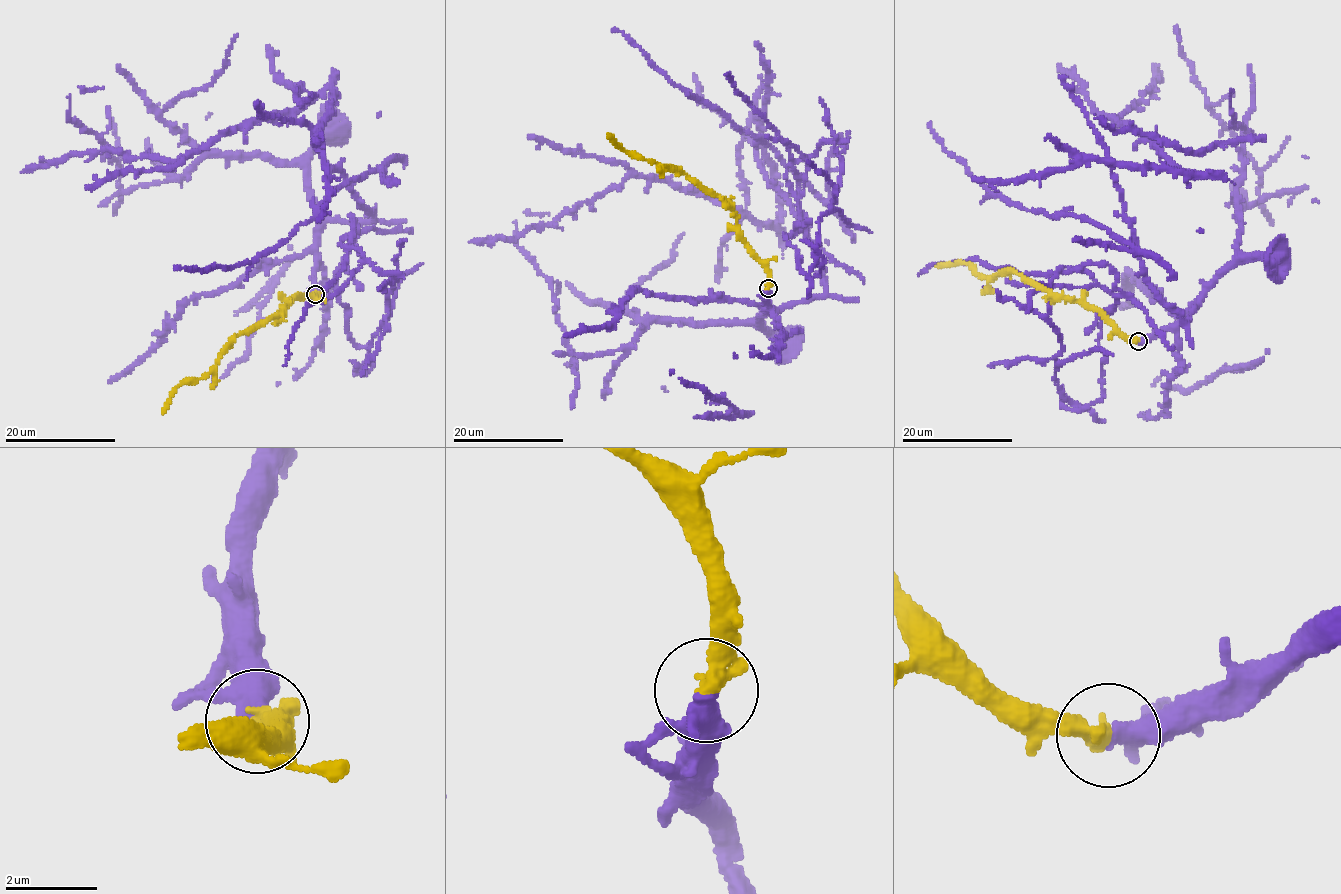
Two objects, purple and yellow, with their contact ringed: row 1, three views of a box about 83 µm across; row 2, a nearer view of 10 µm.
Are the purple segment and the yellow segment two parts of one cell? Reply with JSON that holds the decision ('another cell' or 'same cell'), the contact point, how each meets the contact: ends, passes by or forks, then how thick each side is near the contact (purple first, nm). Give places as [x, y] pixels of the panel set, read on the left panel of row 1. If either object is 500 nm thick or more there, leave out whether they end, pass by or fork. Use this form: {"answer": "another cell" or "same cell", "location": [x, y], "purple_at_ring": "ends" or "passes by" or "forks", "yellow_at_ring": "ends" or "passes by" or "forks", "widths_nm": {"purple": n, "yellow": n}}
{"answer": "same cell", "location": [315, 294], "purple_at_ring": "passes by", "yellow_at_ring": "ends", "widths_nm": {"purple": 400, "yellow": 440}}

